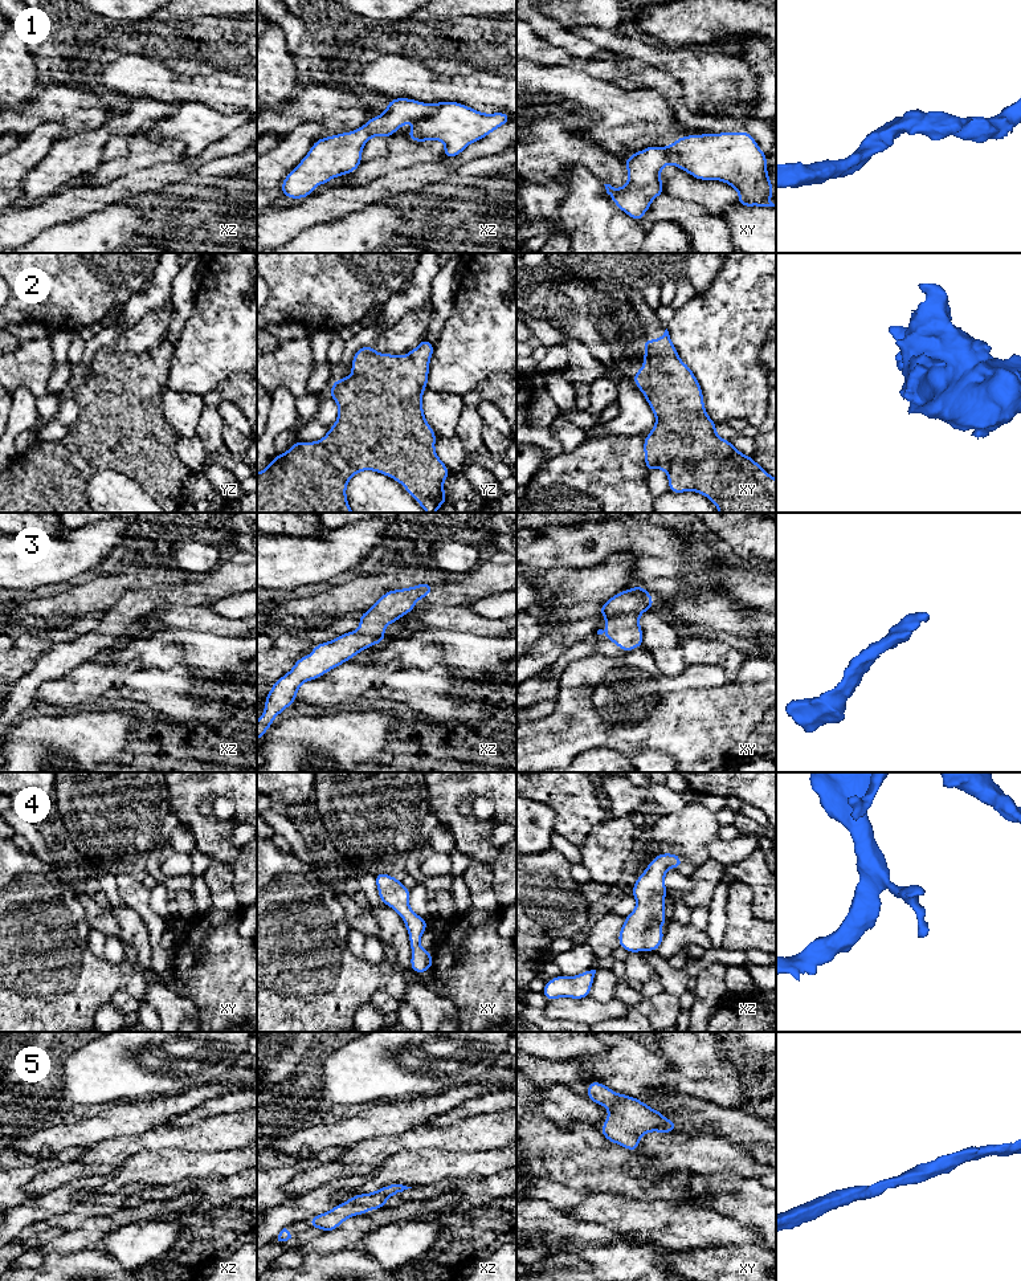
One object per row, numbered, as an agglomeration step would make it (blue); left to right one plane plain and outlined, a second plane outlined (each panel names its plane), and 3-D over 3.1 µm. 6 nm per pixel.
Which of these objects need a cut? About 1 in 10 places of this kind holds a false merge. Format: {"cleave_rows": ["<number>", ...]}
{"cleave_rows": ["1"]}

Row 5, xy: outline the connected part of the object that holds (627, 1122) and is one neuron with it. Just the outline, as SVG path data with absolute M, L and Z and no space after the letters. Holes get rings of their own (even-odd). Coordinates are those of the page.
M597 1081L588 1084L587 1097L609 1110L600 1133L612 1143L632 1153L638 1149L641 1137L650 1131L674 1133L677 1123L665 1118L642 1101L618 1094Z

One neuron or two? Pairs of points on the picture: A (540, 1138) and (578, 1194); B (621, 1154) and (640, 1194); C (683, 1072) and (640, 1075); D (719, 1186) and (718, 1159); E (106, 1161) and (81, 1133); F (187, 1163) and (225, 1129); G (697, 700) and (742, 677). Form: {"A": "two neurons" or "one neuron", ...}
{"A": "two neurons", "B": "one neuron", "C": "two neurons", "D": "two neurons", "E": "two neurons", "F": "two neurons", "G": "one neuron"}

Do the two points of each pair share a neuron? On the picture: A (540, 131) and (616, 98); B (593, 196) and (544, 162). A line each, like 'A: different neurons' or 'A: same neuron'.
A: different neurons
B: different neurons

